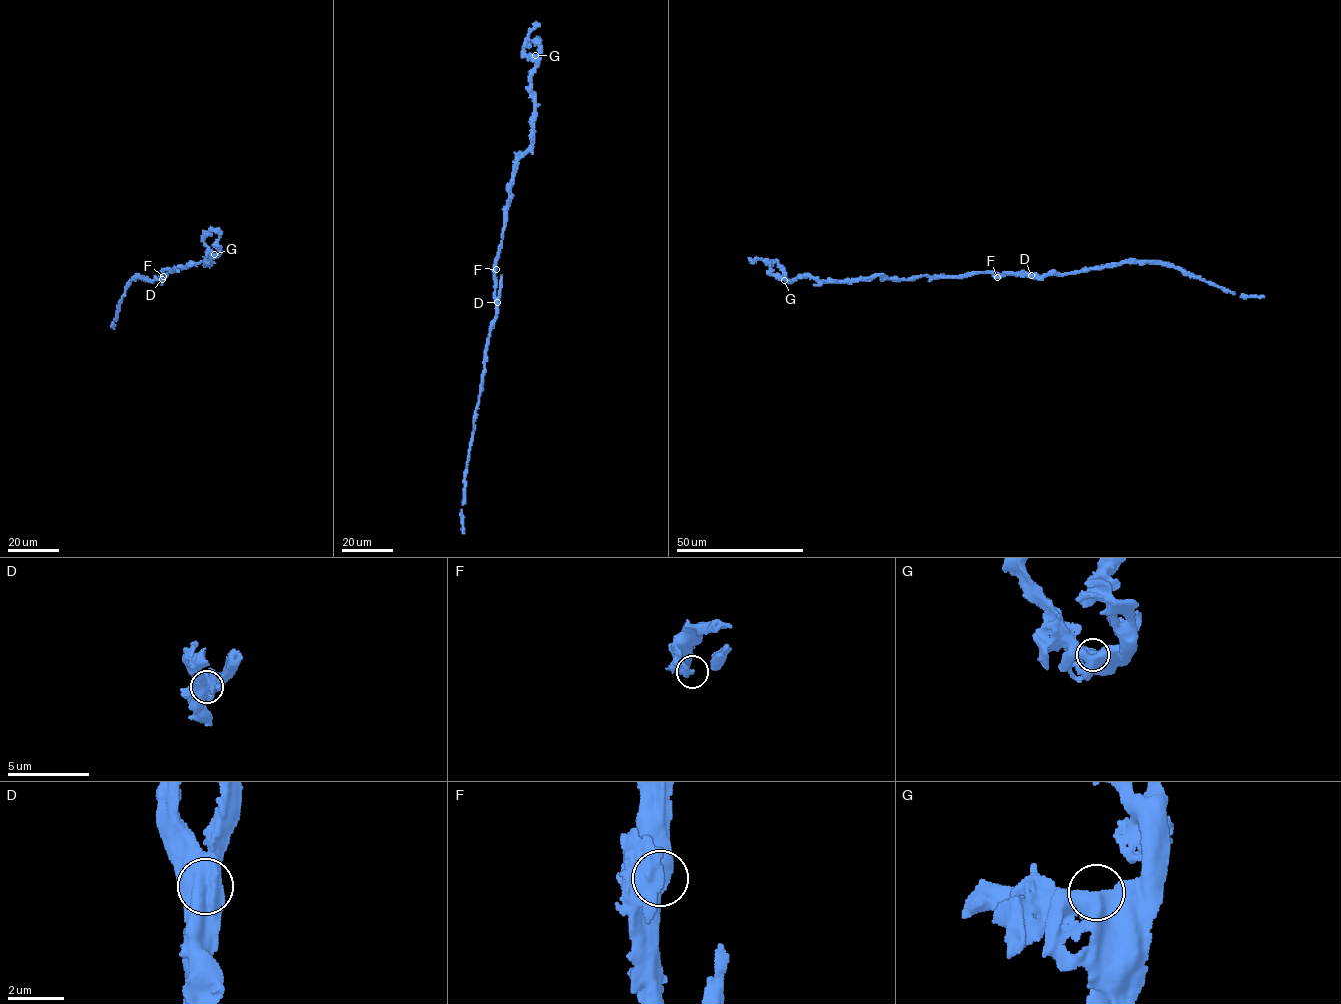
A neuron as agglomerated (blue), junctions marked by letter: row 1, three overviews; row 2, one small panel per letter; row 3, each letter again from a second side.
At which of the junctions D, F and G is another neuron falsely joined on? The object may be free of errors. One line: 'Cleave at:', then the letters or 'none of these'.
Cleave at: D

